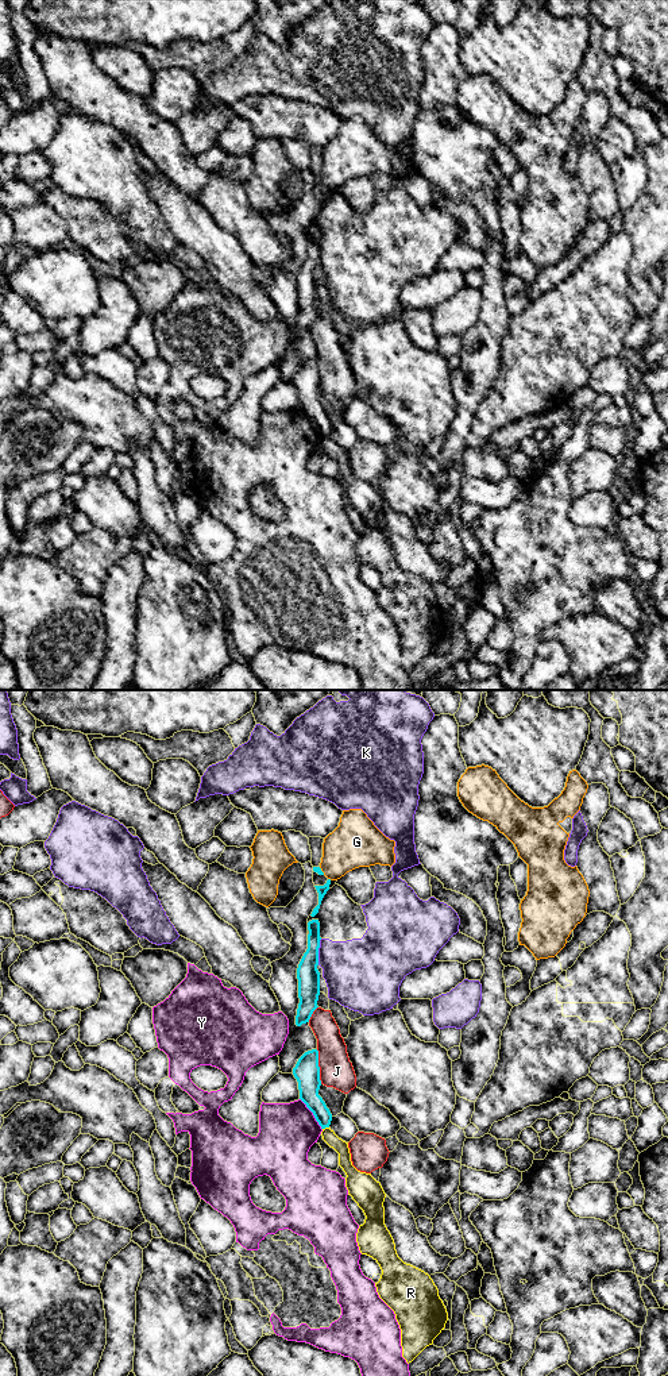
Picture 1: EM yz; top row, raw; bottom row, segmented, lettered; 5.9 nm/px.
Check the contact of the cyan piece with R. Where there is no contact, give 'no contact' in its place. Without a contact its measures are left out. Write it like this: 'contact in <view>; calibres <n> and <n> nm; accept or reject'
contact in yz; calibres 110 and 80 nm; reject

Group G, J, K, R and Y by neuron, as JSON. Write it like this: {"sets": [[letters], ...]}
{"sets": [["G"], ["J"], ["K"], ["R"], ["Y"]]}

